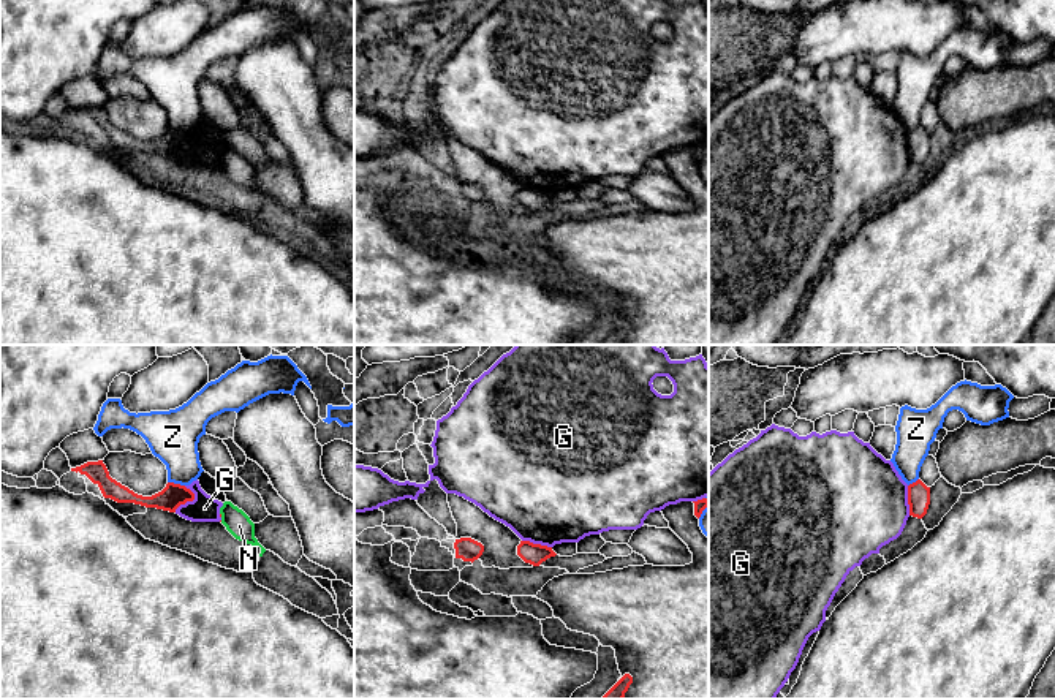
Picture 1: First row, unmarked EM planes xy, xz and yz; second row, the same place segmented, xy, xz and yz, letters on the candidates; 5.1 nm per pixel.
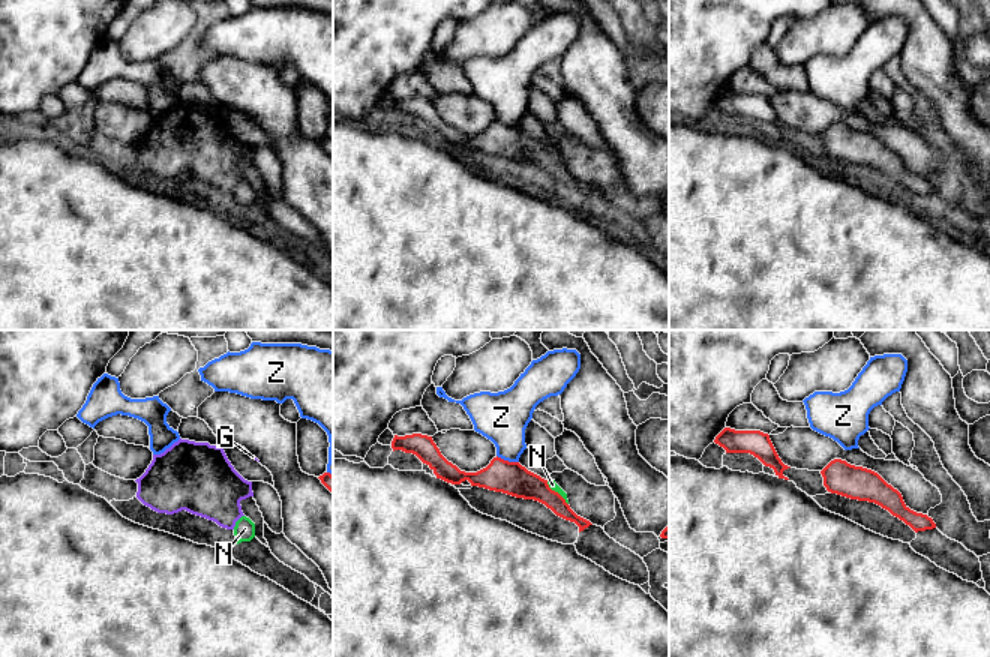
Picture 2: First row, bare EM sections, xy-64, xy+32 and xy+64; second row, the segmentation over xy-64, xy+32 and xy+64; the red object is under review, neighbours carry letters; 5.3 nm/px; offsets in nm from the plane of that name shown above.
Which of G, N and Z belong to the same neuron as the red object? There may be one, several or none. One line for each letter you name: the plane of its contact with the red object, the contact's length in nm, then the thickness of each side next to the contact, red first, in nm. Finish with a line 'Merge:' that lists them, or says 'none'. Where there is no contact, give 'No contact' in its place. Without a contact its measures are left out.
Merge: none

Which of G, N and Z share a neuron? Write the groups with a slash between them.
G / N / Z

